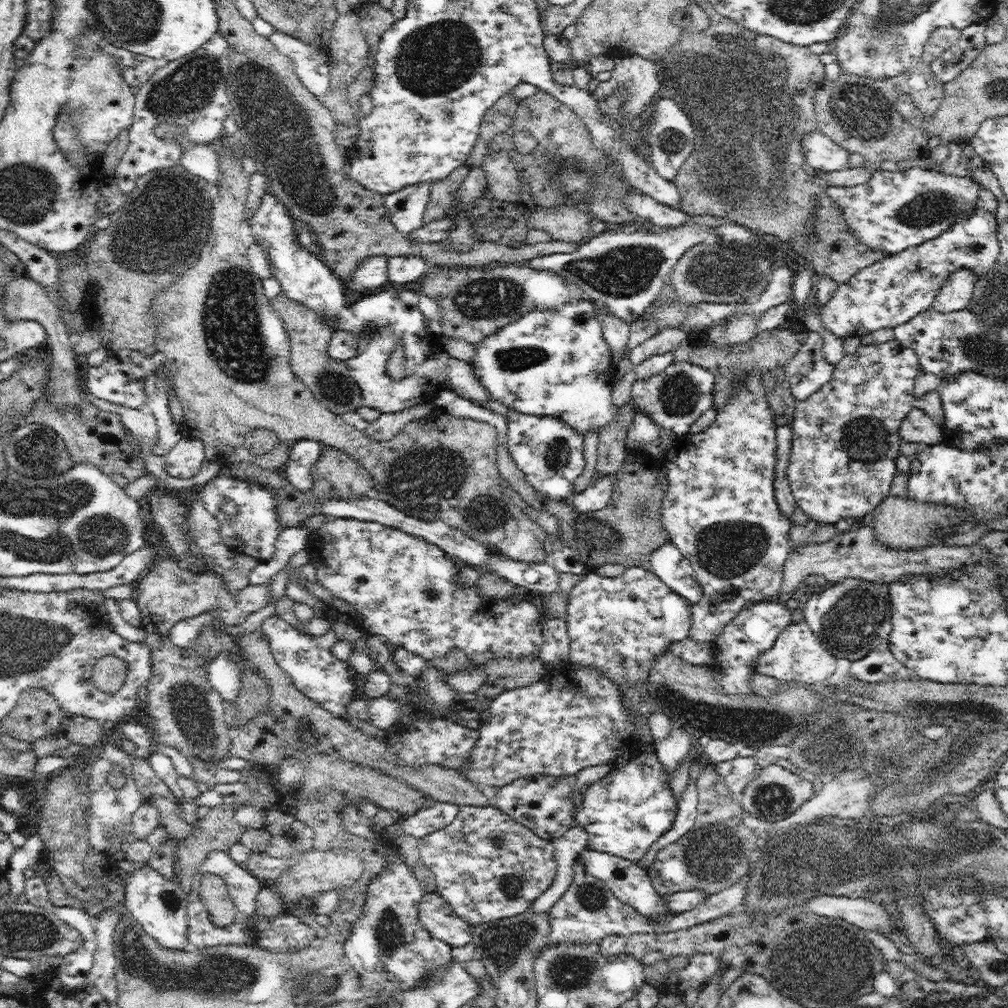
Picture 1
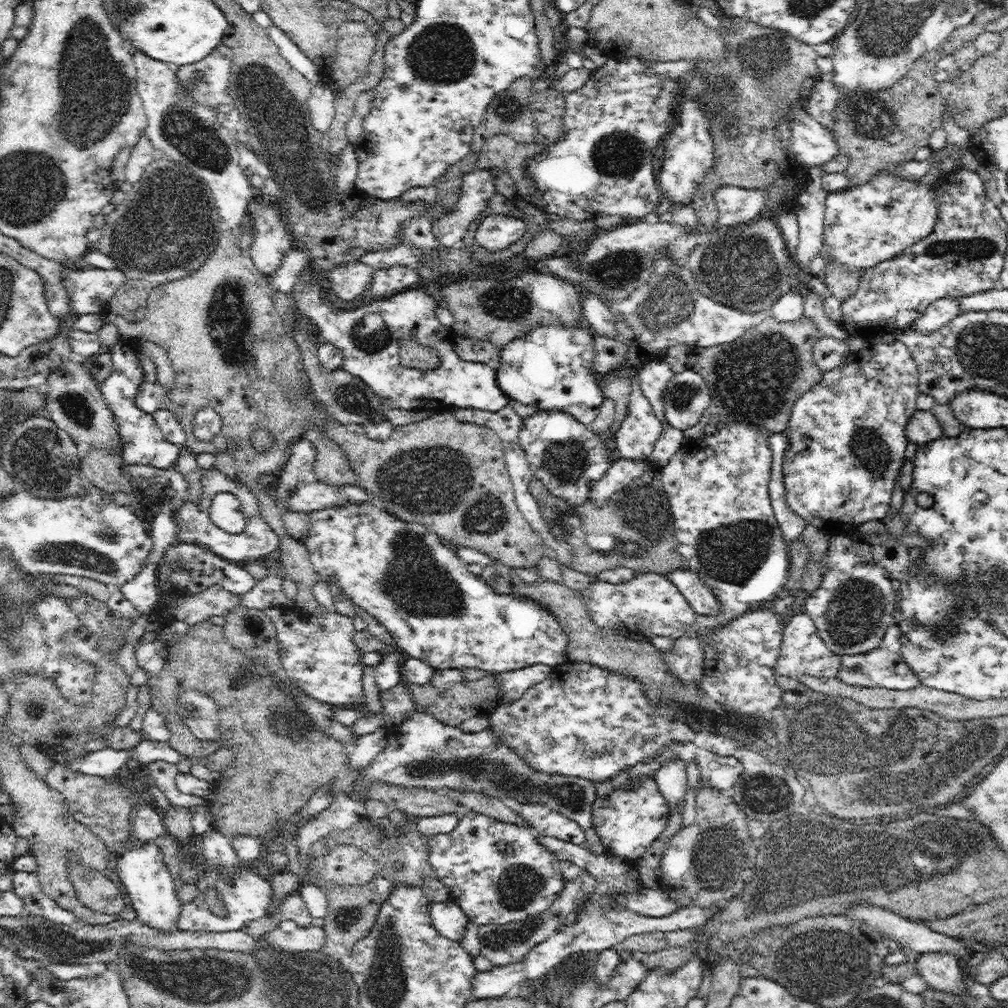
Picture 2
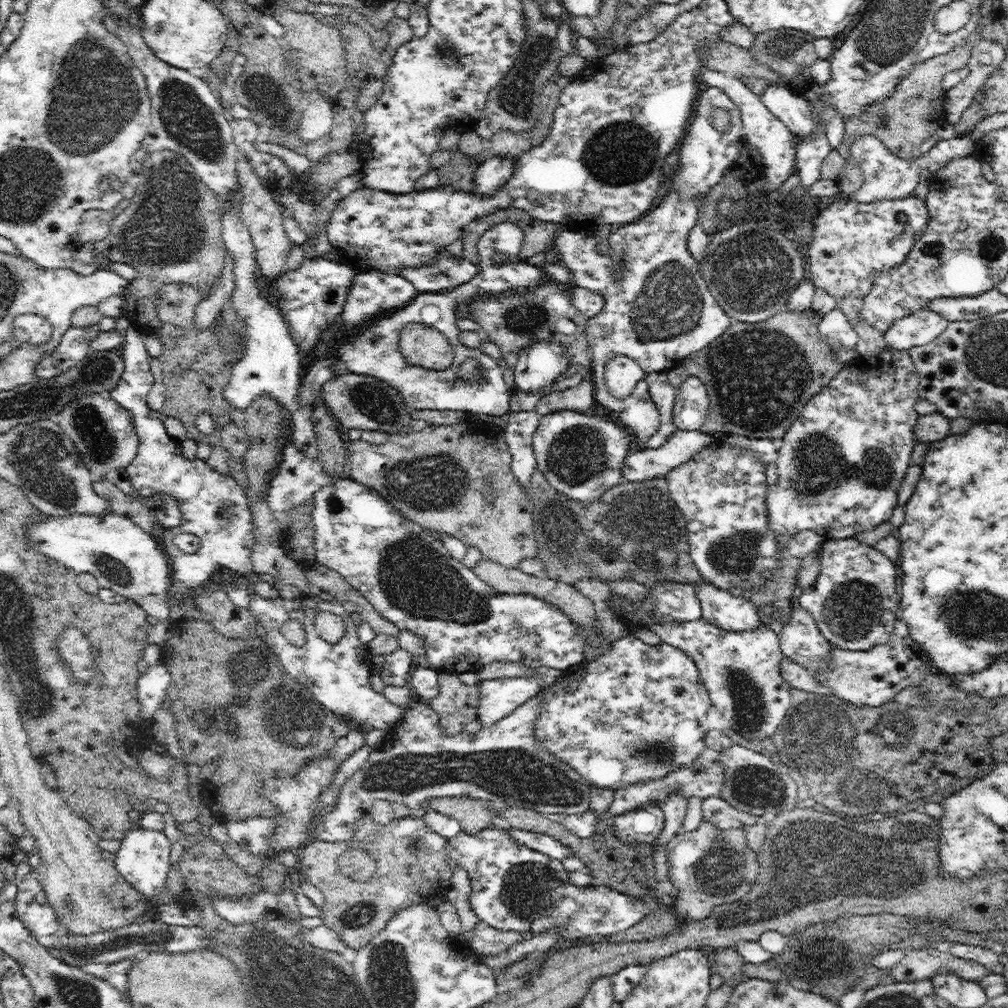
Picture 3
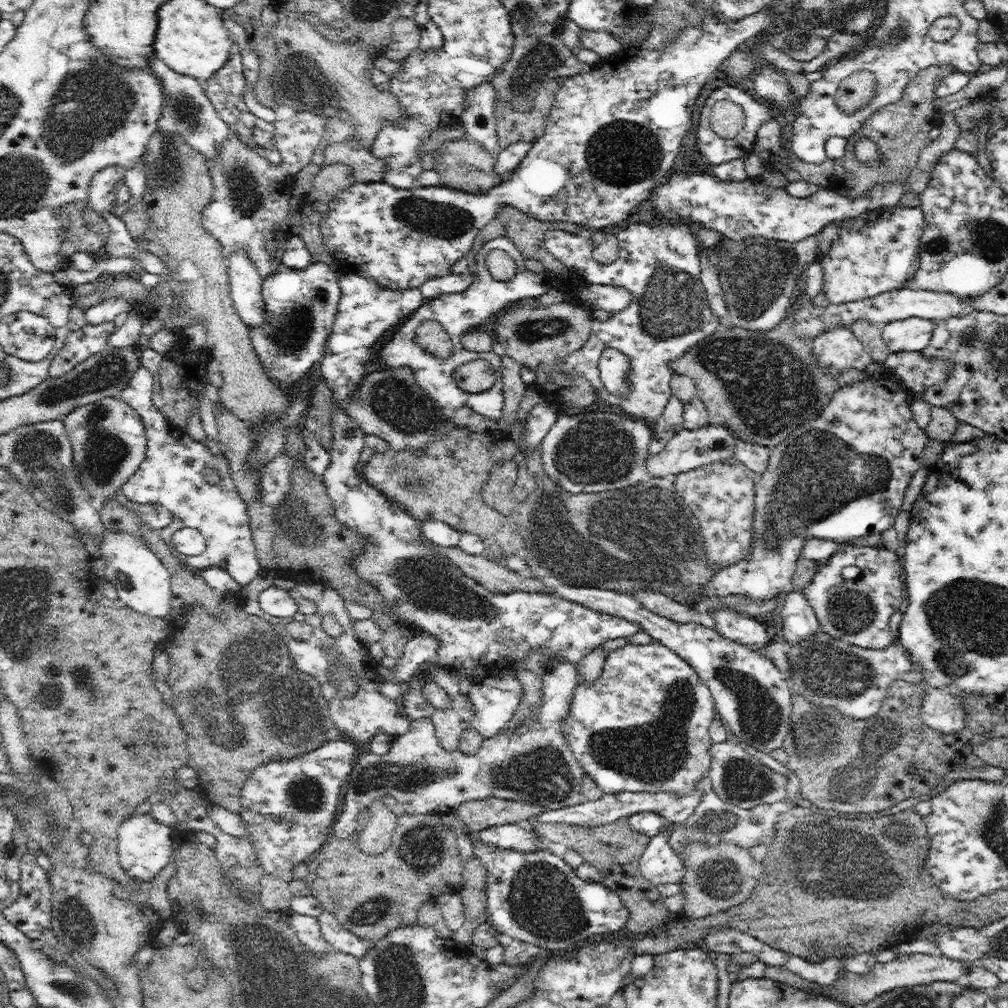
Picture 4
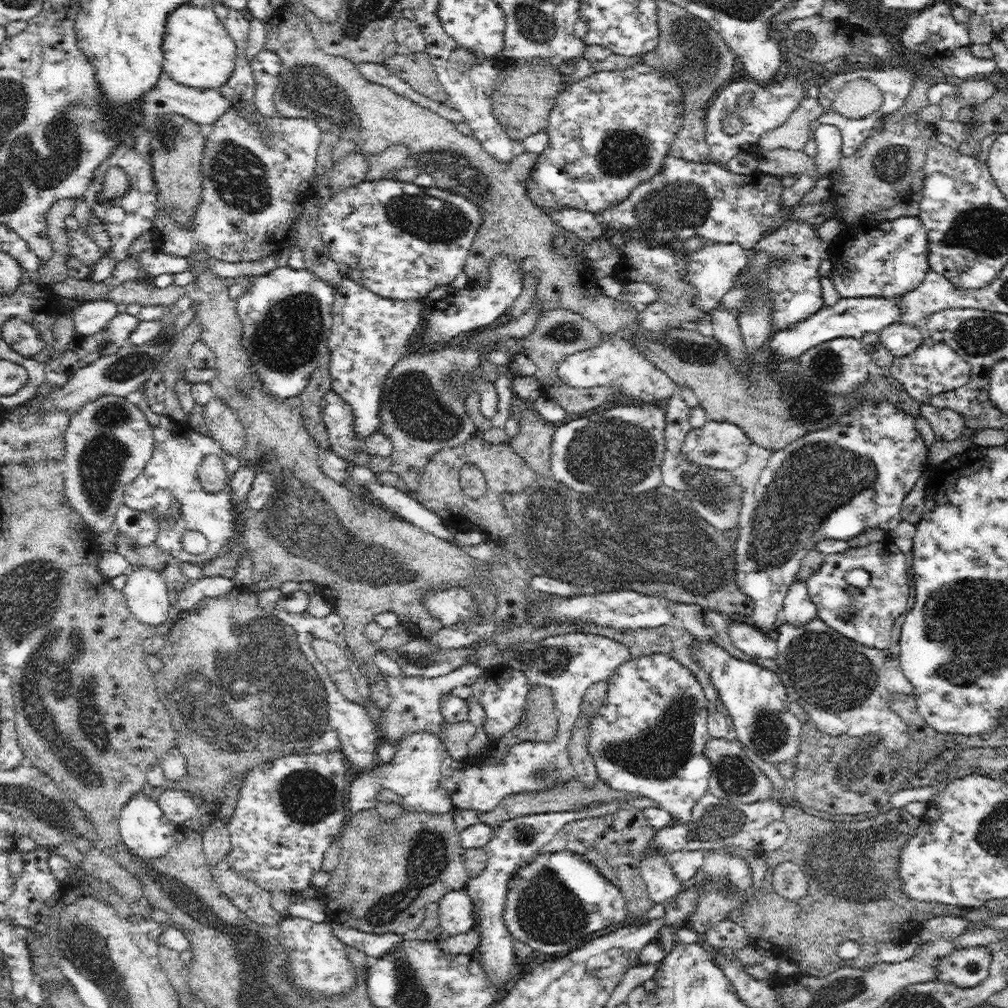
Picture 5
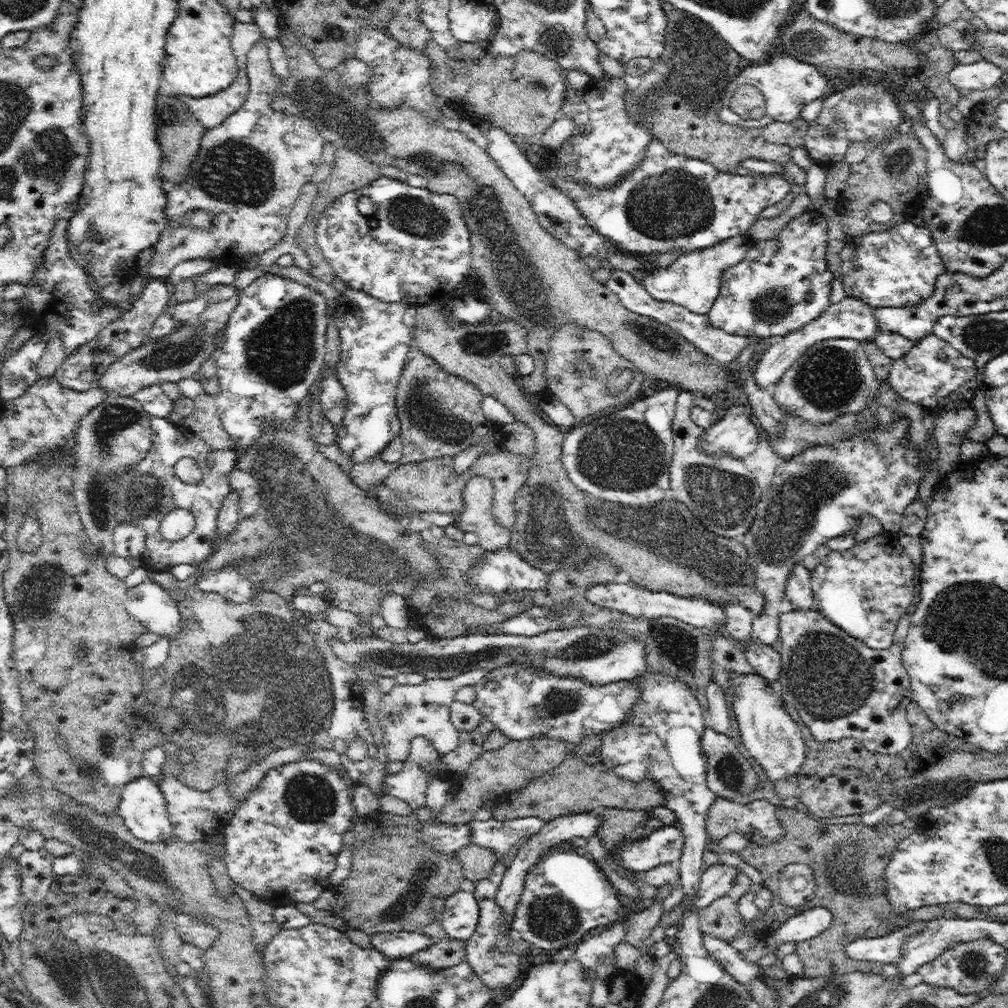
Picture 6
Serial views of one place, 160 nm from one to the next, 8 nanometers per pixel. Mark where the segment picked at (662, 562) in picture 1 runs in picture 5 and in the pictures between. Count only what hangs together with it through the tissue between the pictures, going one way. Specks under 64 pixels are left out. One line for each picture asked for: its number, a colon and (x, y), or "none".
2: (698, 594)
3: (729, 611)
4: (741, 628)
5: (749, 639)

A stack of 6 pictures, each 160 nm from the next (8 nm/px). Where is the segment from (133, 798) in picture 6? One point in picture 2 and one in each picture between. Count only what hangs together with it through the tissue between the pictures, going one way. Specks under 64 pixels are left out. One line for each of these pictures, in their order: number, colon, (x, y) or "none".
2: (146, 878)
3: (143, 859)
4: (144, 847)
5: (144, 829)

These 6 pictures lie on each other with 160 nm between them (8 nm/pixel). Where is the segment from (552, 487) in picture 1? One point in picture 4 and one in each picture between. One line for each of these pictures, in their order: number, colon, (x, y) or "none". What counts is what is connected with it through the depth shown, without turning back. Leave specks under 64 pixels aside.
2: (567, 456)
3: (581, 454)
4: (587, 453)

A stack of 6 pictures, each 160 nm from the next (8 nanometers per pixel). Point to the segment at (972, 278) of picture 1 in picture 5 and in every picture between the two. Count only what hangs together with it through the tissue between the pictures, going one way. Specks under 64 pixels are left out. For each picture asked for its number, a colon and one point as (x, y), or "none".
2: (940, 312)
3: (923, 326)
4: (909, 334)
5: (900, 339)

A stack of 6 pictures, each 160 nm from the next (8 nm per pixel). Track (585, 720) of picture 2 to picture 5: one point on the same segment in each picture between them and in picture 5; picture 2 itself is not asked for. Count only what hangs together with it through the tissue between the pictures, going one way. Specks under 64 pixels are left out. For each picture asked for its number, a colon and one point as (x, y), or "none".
3: (637, 713)
4: (643, 726)
5: (648, 737)

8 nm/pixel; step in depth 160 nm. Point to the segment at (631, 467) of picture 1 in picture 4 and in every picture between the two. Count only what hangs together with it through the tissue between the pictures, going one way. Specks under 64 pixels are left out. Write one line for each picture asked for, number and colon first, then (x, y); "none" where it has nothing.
2: (634, 529)
3: (634, 531)
4: (644, 537)

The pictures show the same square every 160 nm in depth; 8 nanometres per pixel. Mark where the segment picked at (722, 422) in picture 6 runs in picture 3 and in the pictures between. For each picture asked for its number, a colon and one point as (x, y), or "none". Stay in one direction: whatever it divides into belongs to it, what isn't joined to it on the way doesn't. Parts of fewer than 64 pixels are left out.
3: (648, 463)
4: (689, 449)
5: (722, 445)

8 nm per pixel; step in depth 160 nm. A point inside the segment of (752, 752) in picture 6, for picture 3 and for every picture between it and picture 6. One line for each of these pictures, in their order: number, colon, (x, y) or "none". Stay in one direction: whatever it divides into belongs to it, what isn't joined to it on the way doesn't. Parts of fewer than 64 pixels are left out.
3: (741, 671)
4: (751, 697)
5: (757, 701)

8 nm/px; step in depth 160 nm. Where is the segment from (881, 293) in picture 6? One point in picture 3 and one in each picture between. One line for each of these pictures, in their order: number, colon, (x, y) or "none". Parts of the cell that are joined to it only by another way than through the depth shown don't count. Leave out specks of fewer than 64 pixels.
3: (852, 243)
4: (861, 257)
5: (888, 258)

